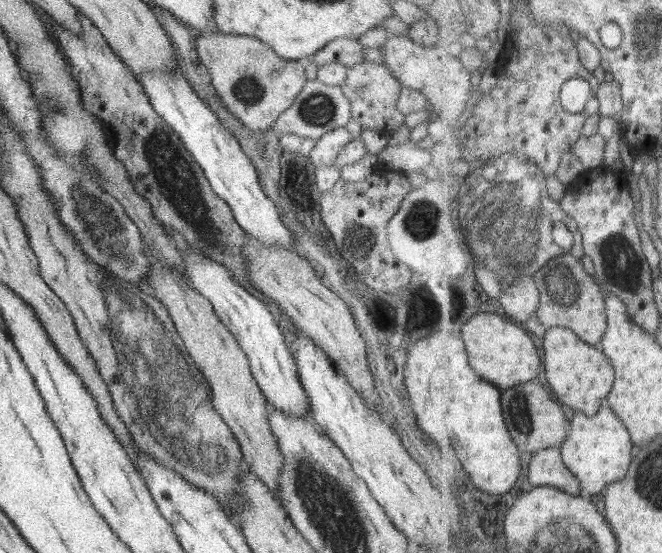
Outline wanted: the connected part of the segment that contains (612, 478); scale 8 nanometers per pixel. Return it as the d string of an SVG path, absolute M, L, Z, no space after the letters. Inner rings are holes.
M608 403L602 407L602 412L598 416L588 416L588 414L576 416L574 432L570 434L562 451L565 461L582 482L584 495L592 498L605 494L612 483L627 478L636 458L634 450L636 450L636 444L634 444L632 432L628 430L626 422L618 416L618 412Z

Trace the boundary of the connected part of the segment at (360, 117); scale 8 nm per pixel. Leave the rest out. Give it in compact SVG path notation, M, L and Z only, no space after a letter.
M359 63L346 71L346 80L341 86L350 101L350 112L363 130L378 128L402 128L408 123L408 115L398 106L403 84L382 63Z

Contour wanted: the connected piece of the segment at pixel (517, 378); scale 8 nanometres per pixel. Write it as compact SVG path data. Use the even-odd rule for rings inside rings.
M484 312L476 318L472 318L464 328L464 338L468 342L474 368L478 368L478 372L482 372L482 376L486 376L490 382L494 382L496 385L514 388L522 382L536 380L542 372L544 362L542 362L540 350L536 346L536 340L522 326L508 322L500 314Z

